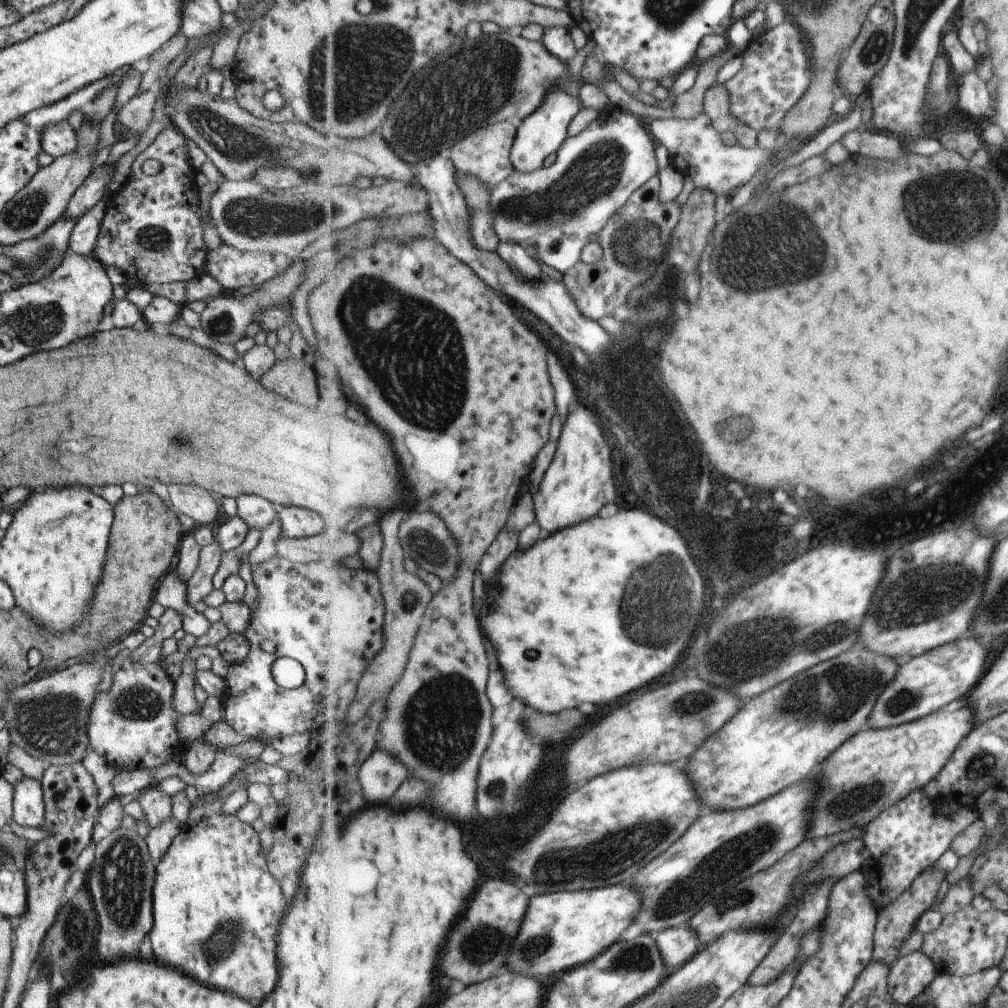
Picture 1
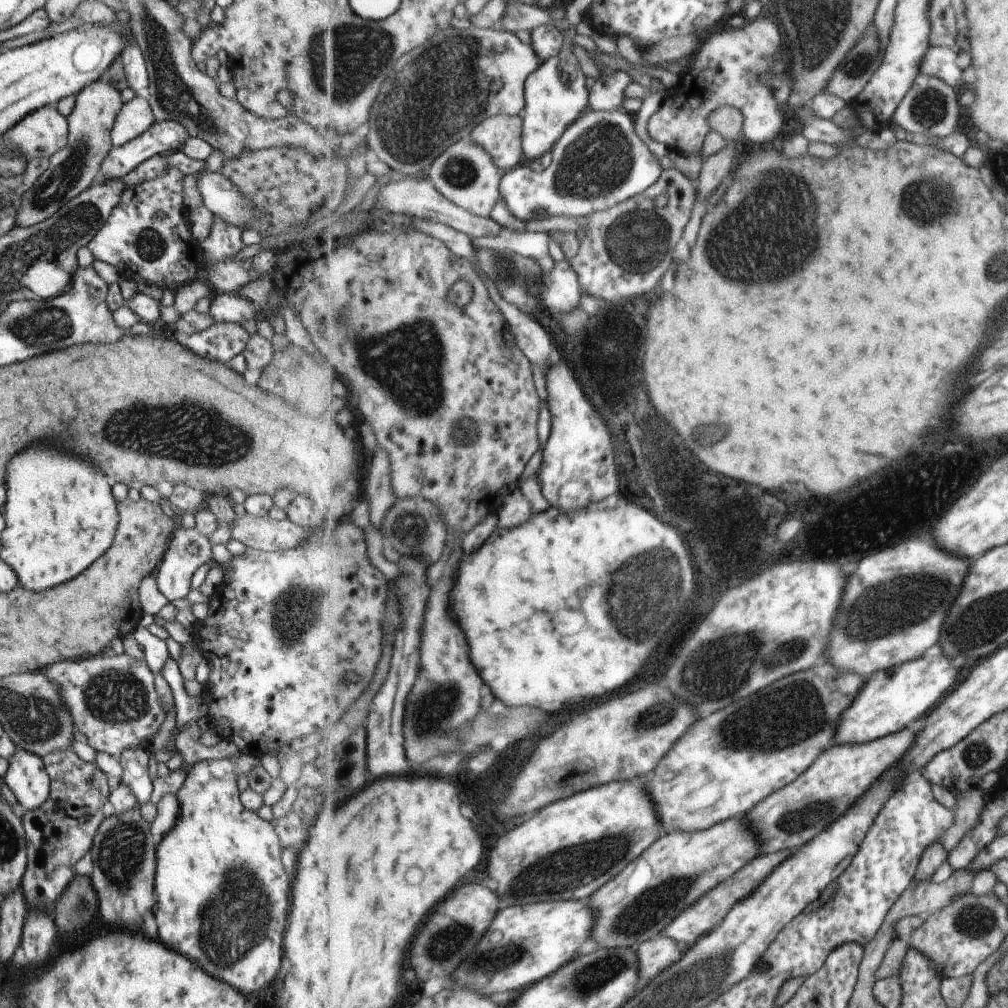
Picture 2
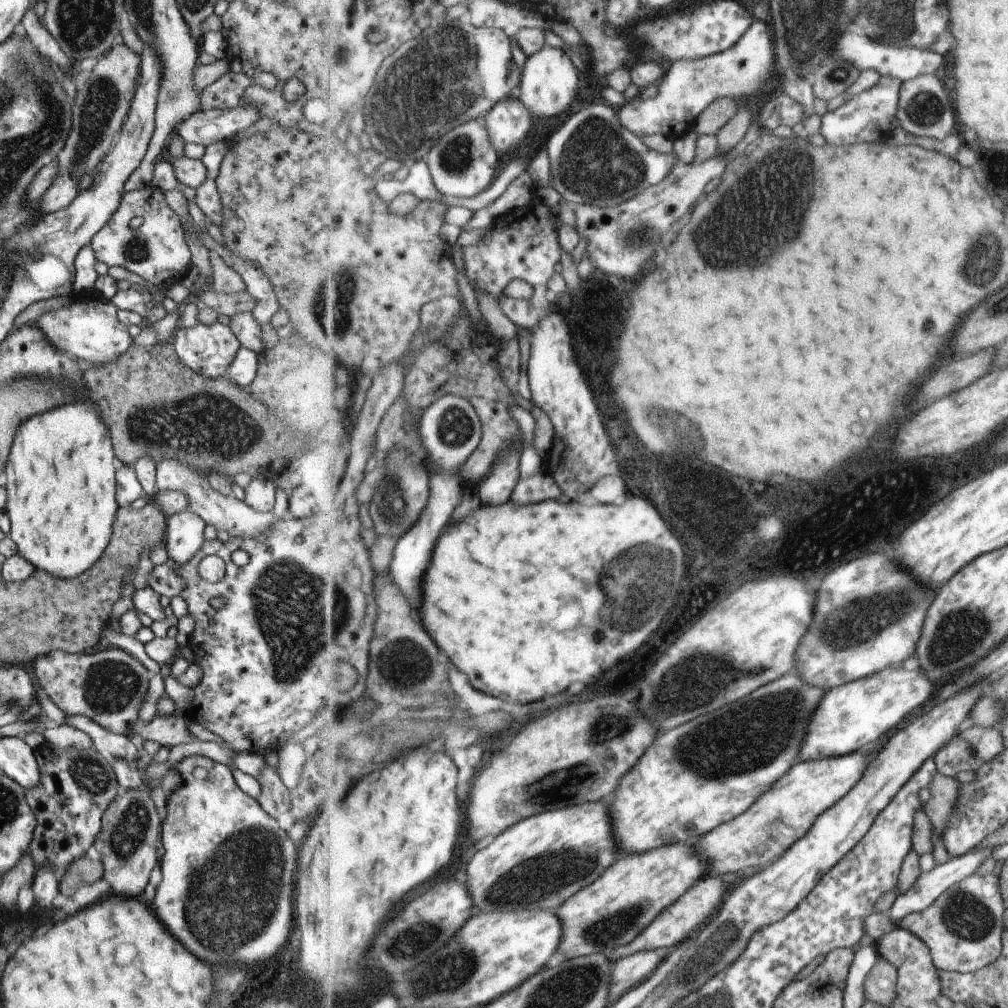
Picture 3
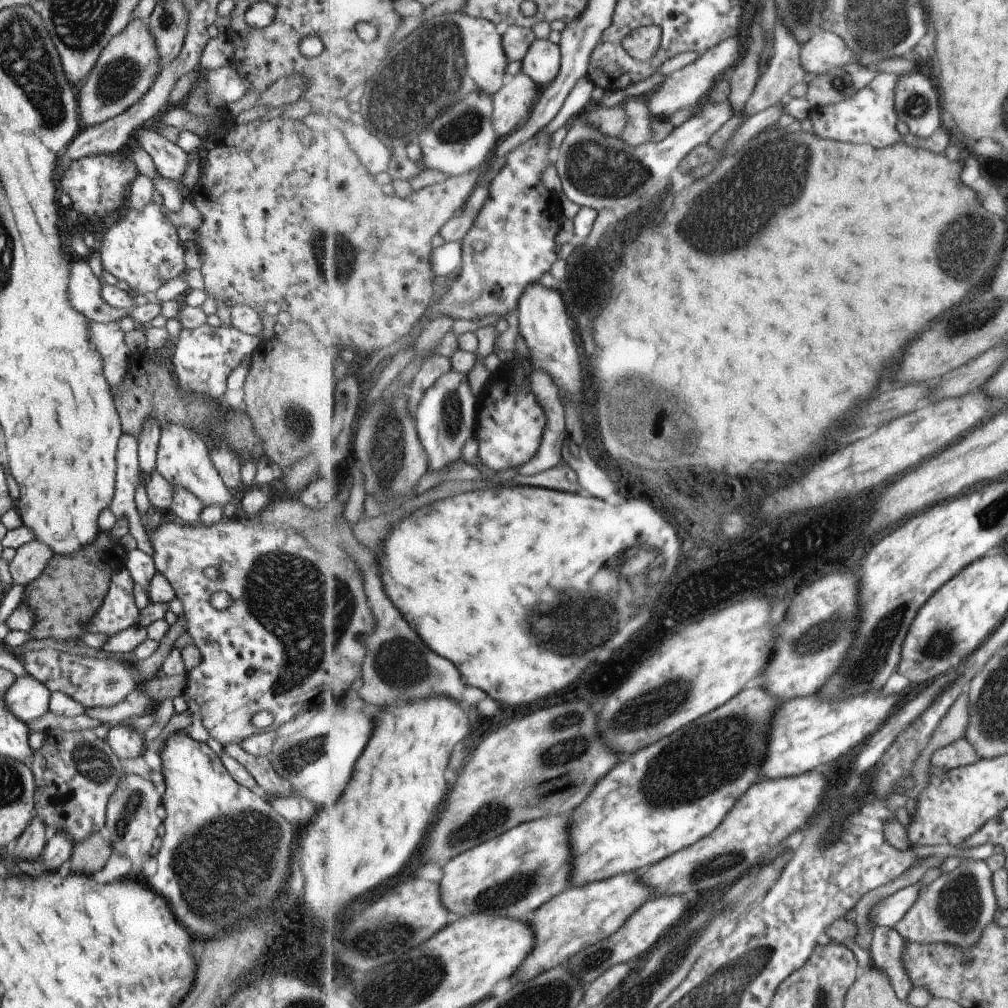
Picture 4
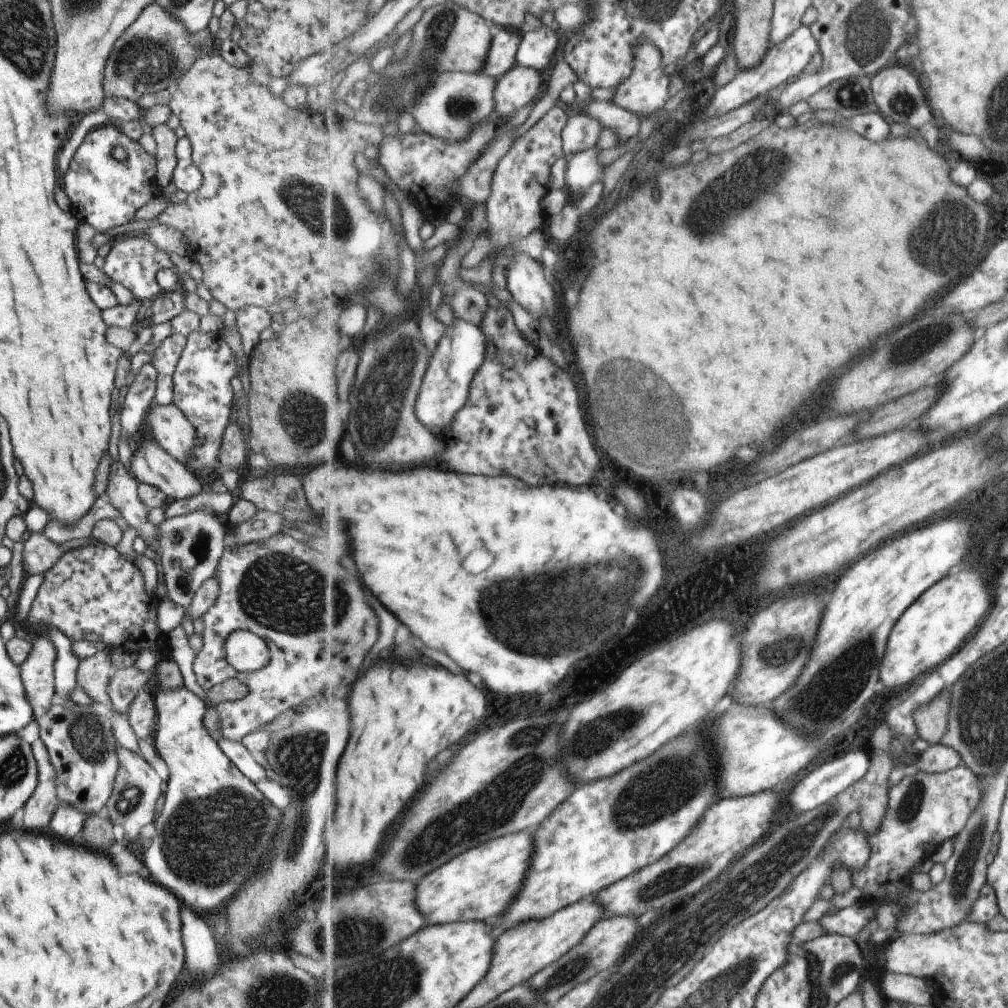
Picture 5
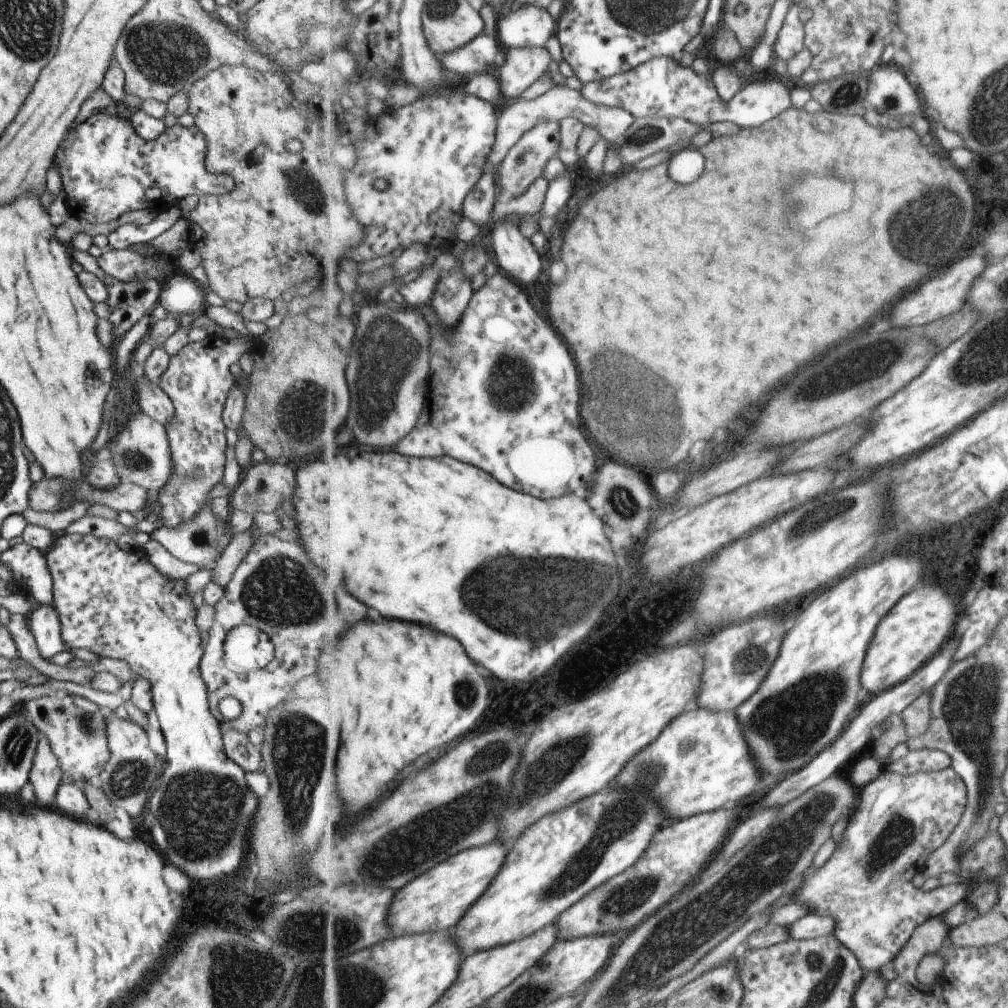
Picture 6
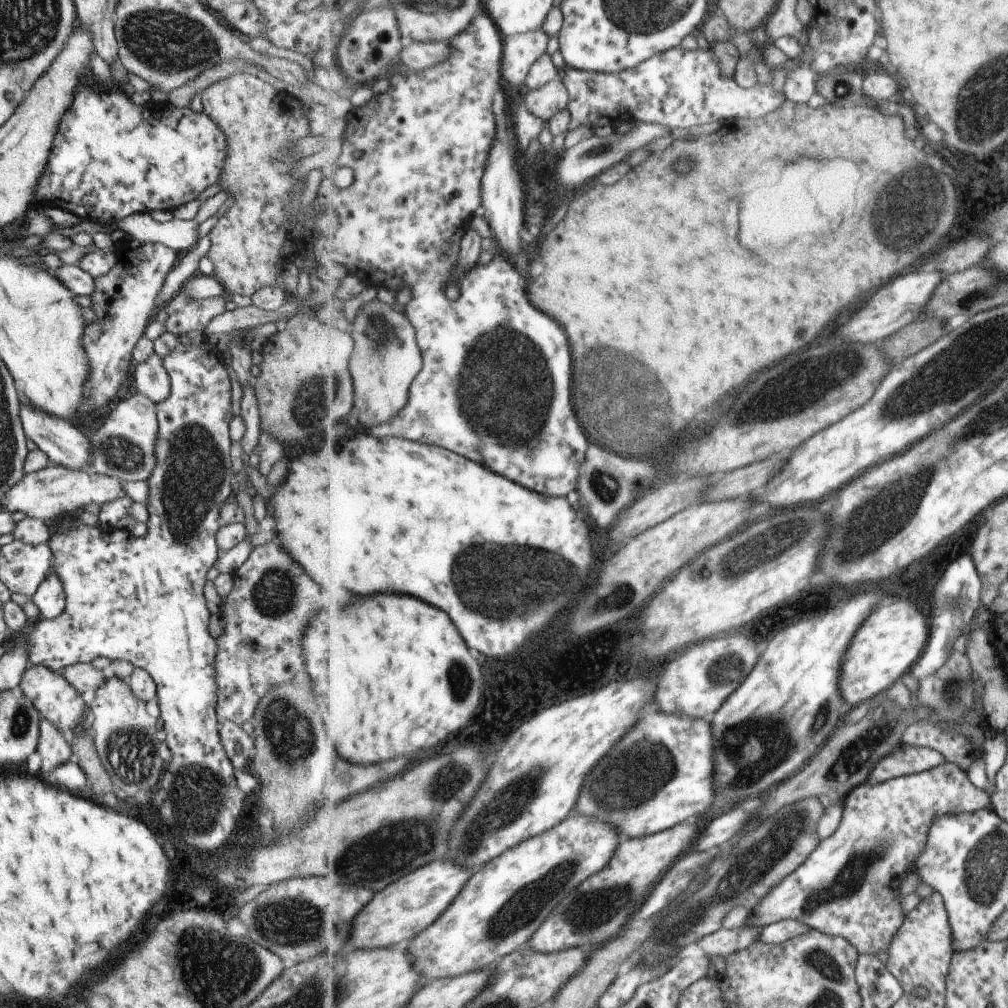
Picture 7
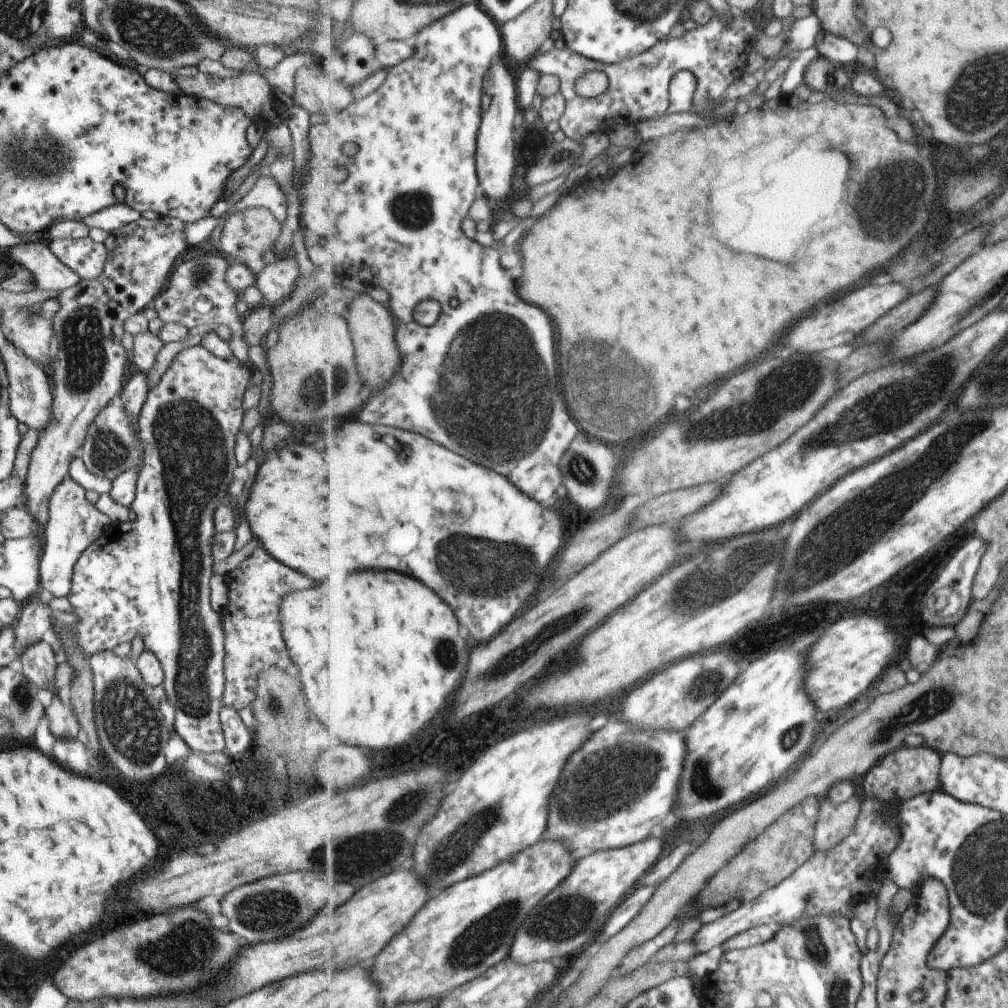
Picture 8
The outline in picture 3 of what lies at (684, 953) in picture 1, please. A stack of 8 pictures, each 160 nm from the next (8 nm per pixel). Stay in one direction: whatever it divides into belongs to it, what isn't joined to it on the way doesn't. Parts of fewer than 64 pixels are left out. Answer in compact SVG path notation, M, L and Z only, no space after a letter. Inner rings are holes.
M668 950L641 951L621 957L610 972L608 1004L615 1004L625 992L644 982L667 957Z

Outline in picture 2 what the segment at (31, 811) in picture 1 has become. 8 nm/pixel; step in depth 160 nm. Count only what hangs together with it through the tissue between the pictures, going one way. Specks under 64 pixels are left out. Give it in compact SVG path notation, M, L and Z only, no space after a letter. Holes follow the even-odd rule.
M15 746L13 754L6 758L7 770L2 778L13 793L18 810L32 811L45 802L50 780L42 759L36 754Z

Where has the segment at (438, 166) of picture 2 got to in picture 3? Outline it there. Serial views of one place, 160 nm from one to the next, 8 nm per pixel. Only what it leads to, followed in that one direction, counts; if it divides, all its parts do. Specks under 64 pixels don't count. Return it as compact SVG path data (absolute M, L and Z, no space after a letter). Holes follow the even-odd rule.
M486 116L464 121L437 140L425 159L434 183L443 195L471 198L471 196L477 196L479 192L487 190L493 184L498 176L497 168L501 162L501 154L490 139Z

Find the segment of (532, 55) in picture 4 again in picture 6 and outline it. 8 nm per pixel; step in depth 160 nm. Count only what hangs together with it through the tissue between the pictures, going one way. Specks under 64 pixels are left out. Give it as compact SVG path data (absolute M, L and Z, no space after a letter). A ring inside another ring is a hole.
M525 3L498 19L498 38L505 47L545 47L558 21L546 9Z

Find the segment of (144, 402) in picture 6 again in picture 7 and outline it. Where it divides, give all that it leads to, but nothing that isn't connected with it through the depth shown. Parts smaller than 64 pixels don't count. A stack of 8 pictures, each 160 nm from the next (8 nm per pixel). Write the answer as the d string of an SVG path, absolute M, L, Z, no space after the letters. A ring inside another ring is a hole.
M152 353L133 367L130 376L134 389L149 397L151 402L162 401L169 394L168 374L163 368L162 360Z

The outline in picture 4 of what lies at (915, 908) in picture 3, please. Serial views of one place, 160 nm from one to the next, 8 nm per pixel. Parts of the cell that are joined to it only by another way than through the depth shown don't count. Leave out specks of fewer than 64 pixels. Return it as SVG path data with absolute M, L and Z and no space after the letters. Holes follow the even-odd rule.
M917 883L885 897L870 910L870 920L876 927L885 926L893 929L905 914L907 914L912 904L915 904L921 887Z

